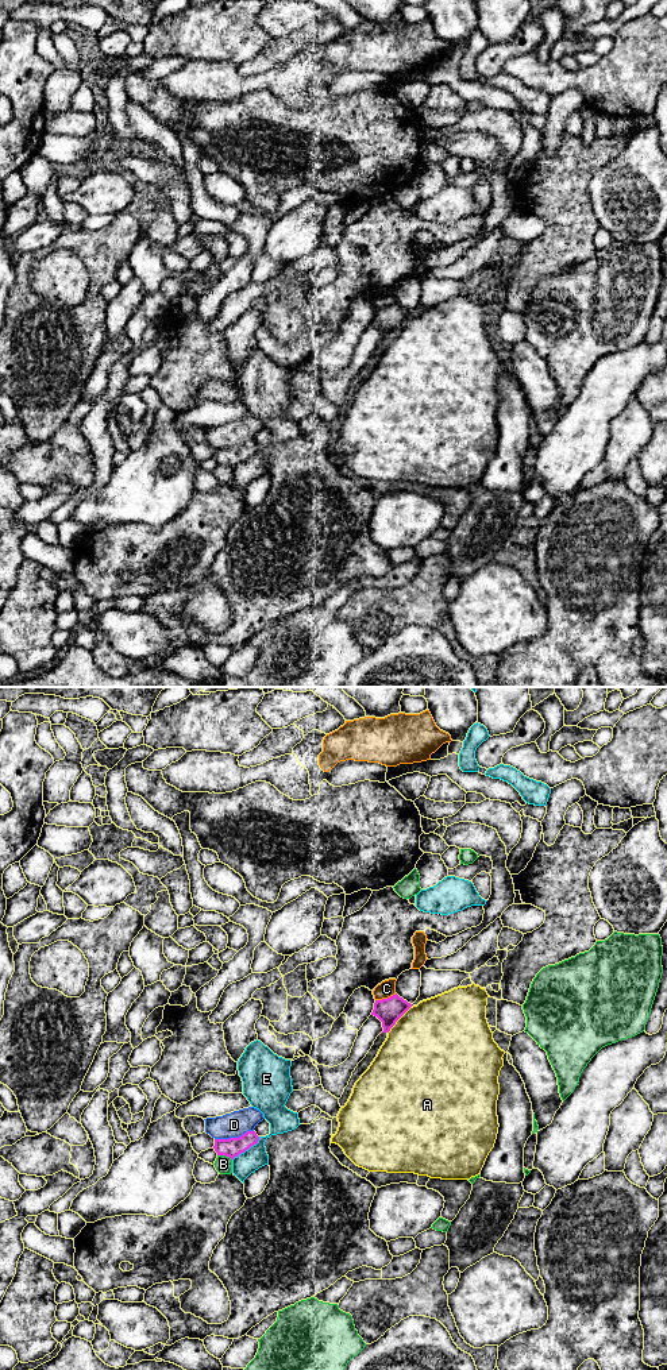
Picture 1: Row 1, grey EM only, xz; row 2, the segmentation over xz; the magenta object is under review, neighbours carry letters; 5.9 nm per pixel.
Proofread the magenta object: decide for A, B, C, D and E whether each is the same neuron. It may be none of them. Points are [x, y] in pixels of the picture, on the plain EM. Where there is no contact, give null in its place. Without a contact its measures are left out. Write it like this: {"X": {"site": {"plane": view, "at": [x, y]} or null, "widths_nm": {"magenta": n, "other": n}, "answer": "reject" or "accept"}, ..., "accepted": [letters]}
{"A": {"site": {"plane": "xz", "at": [398, 327]}, "widths_nm": {"magenta": 150, "other": 500}, "answer": "reject"}, "B": {"site": {"plane": "xz", "at": [224, 463]}, "widths_nm": {"magenta": 120, "other": 100}, "answer": "reject"}, "C": {"site": {"plane": "xz", "at": [385, 308]}, "widths_nm": {"magenta": 150, "other": 100}, "answer": "reject"}, "D": {"site": {"plane": "xz", "at": [234, 447]}, "widths_nm": {"magenta": 120, "other": 150}, "answer": "reject"}, "E": {"site": {"plane": "xz", "at": [247, 458]}, "widths_nm": {"magenta": 120, "other": 140}, "answer": "reject"}, "accepted": []}

